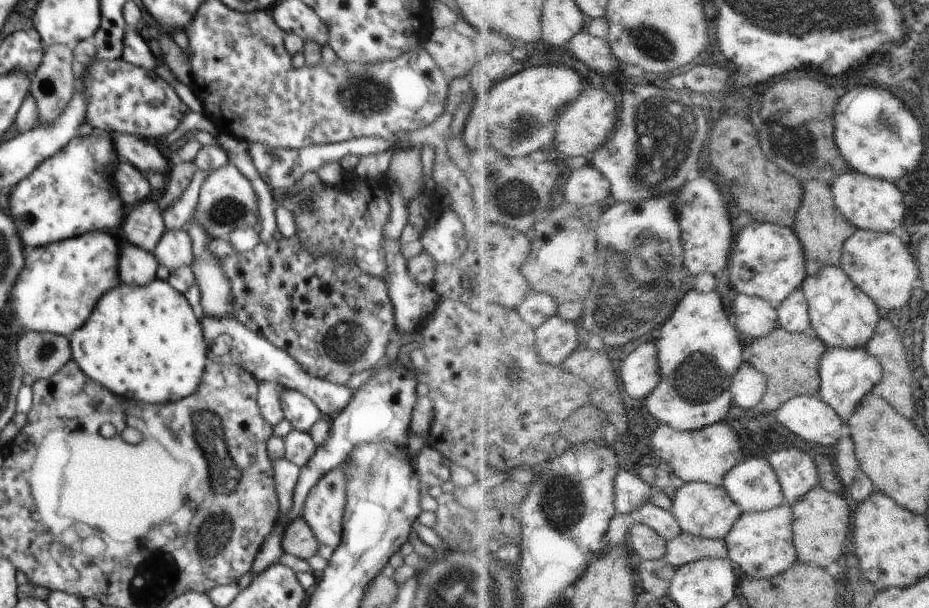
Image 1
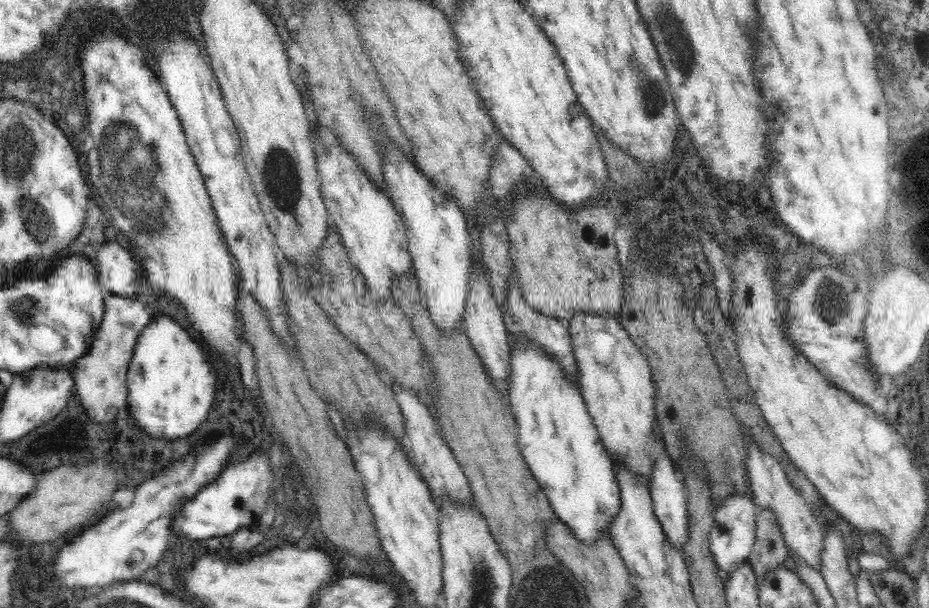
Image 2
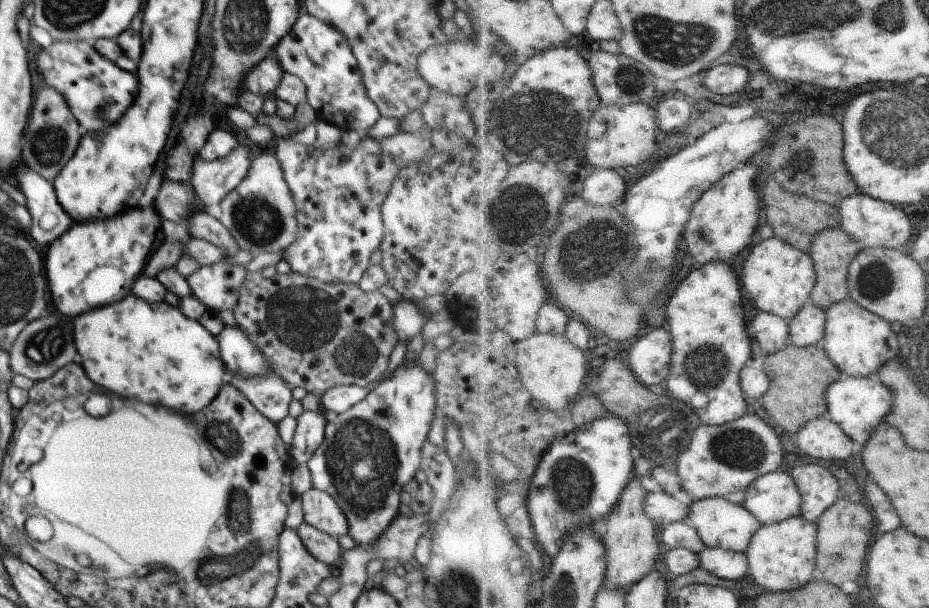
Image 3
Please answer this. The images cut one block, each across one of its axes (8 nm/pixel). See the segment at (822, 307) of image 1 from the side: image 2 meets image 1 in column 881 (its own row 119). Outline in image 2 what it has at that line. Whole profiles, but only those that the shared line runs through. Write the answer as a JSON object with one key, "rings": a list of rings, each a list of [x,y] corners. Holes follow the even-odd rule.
{"rings":[[[319,118],[308,124],[307,136],[328,223],[336,226],[350,261],[364,274],[372,294],[389,301],[390,283],[394,274],[413,270],[401,216],[386,188],[370,177],[366,167],[340,141],[340,137],[324,129]]]}

